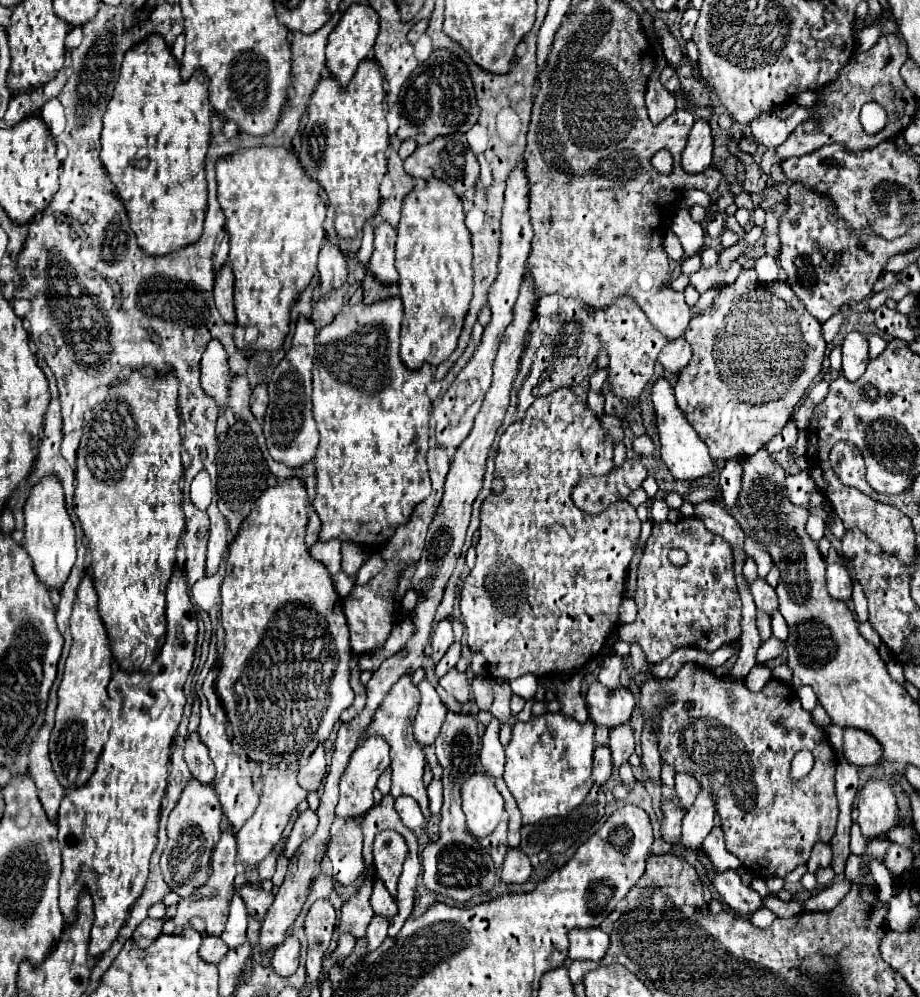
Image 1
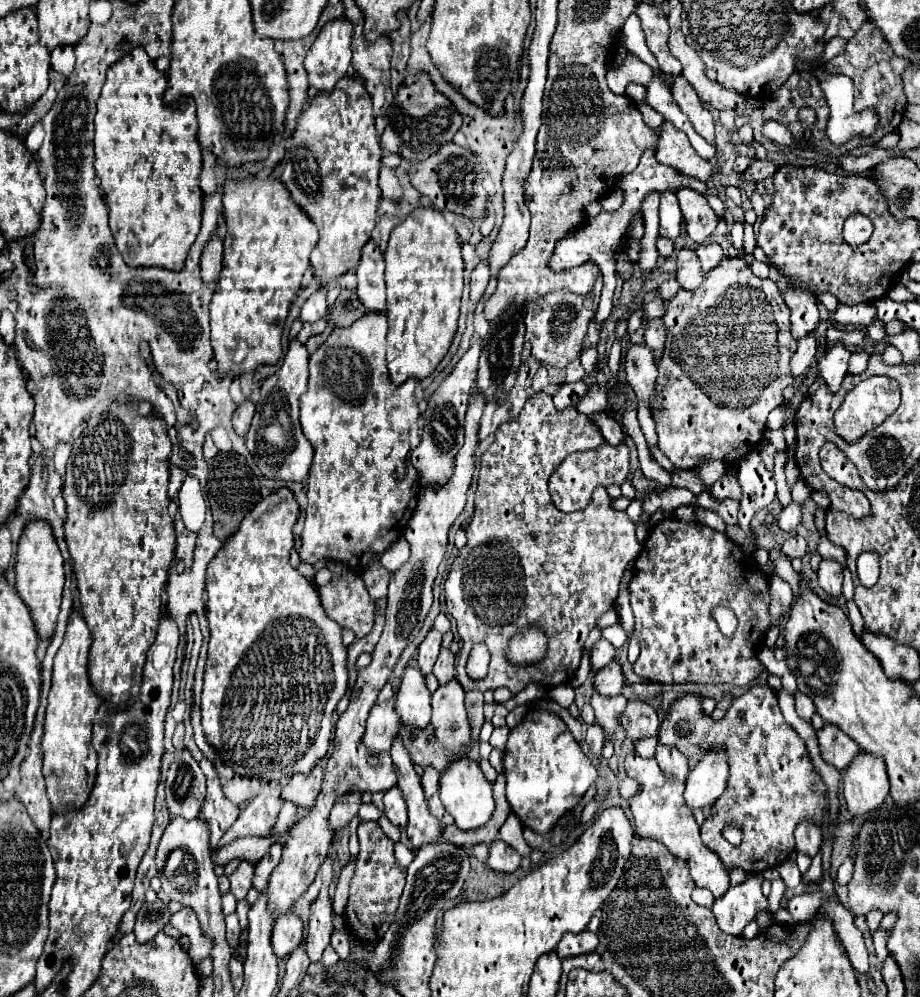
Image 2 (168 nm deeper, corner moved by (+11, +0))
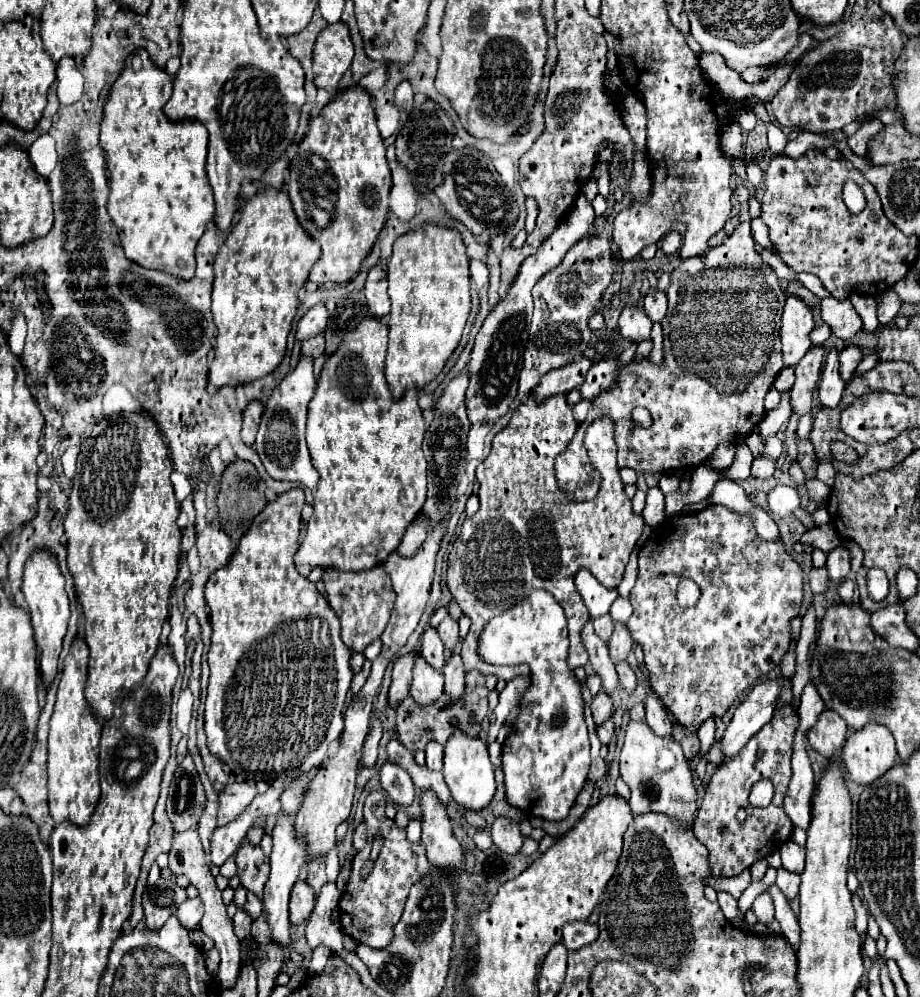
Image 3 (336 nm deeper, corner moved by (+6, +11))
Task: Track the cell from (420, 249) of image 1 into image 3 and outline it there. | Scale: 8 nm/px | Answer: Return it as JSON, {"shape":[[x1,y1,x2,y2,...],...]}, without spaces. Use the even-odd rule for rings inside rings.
{"shape":[[426,223,422,231,398,237,394,253,388,259,388,295,392,311,388,319,390,343,384,373,392,397,400,399,406,389,422,389,434,381,460,343,470,315,468,255,460,233]]}

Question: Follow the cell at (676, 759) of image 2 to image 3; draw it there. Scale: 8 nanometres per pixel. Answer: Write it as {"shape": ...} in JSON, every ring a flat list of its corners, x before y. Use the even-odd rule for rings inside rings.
{"shape":[[648,693,644,699,644,711,646,711,646,723,656,735,672,735,674,723,664,709,662,701,656,697,656,693]]}

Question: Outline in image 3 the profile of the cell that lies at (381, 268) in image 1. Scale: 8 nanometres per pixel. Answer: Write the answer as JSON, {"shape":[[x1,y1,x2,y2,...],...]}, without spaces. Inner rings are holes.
{"shape":[[380,263,370,269,364,293,366,293,366,299,368,299,370,315,374,315,376,319,382,319,382,317,386,317,390,313,388,281,386,281,386,273,382,271]]}

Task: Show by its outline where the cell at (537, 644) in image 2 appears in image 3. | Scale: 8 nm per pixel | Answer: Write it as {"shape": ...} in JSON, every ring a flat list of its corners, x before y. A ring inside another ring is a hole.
{"shape":[[532,591,512,609,492,617,478,637,478,655,492,665,530,665,530,687,502,747,506,801,546,821,566,819,590,769,590,739,580,681,568,665,568,621,548,591]]}

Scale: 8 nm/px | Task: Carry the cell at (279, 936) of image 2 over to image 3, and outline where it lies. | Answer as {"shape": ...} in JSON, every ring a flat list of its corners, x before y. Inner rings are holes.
{"shape":[[304,879,296,881,290,895,290,923,292,925,300,925,310,917,314,899,316,899,314,889]]}

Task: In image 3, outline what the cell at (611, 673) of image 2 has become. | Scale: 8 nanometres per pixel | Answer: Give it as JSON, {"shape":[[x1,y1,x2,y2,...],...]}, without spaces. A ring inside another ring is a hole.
{"shape":[[616,621,616,623,614,623,614,633,612,633,610,641,608,641,612,661,622,661,622,659,626,659,628,653,630,653,630,649,632,649,632,645,634,645,634,643,632,643,632,637,630,637,628,627,626,627,624,623]]}

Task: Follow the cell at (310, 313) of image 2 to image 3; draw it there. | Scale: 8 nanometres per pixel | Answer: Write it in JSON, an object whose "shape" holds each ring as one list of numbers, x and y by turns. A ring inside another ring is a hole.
{"shape":[[324,305,312,307,312,309,298,321,296,339,302,343,302,341,306,341,306,339,310,339,310,337,316,337,318,333,324,333,326,321,328,321,326,307,324,307]]}

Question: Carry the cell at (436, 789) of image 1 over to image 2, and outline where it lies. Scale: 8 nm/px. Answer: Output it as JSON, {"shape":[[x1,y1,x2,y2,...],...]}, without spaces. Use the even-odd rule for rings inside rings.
{"shape":[[425,768,423,776,421,776,421,784,425,790,425,798,429,800,433,794,439,792,439,774,435,772,435,768]]}

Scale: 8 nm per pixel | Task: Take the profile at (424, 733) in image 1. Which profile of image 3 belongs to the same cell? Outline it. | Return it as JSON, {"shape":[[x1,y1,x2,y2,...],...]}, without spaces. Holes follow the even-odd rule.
{"shape":[[418,655,416,659,416,667,414,667,414,677,410,683,410,697,418,703,418,705,426,705,436,701,444,691,444,677,440,671,432,669,422,655]]}

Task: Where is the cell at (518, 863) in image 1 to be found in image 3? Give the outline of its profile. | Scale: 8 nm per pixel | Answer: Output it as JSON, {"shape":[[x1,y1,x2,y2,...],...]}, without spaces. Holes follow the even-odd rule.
{"shape":[[498,817,492,823,490,835,492,835,494,845,504,853,518,853,522,847,522,841,524,841,518,825,506,817]]}

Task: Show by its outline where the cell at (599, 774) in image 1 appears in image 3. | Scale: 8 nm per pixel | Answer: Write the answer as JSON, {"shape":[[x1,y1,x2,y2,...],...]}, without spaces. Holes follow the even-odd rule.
{"shape":[[600,691,592,699,592,705,590,707,592,707,592,717,594,717,596,723,604,723,606,719,612,717,612,699,604,691]]}

